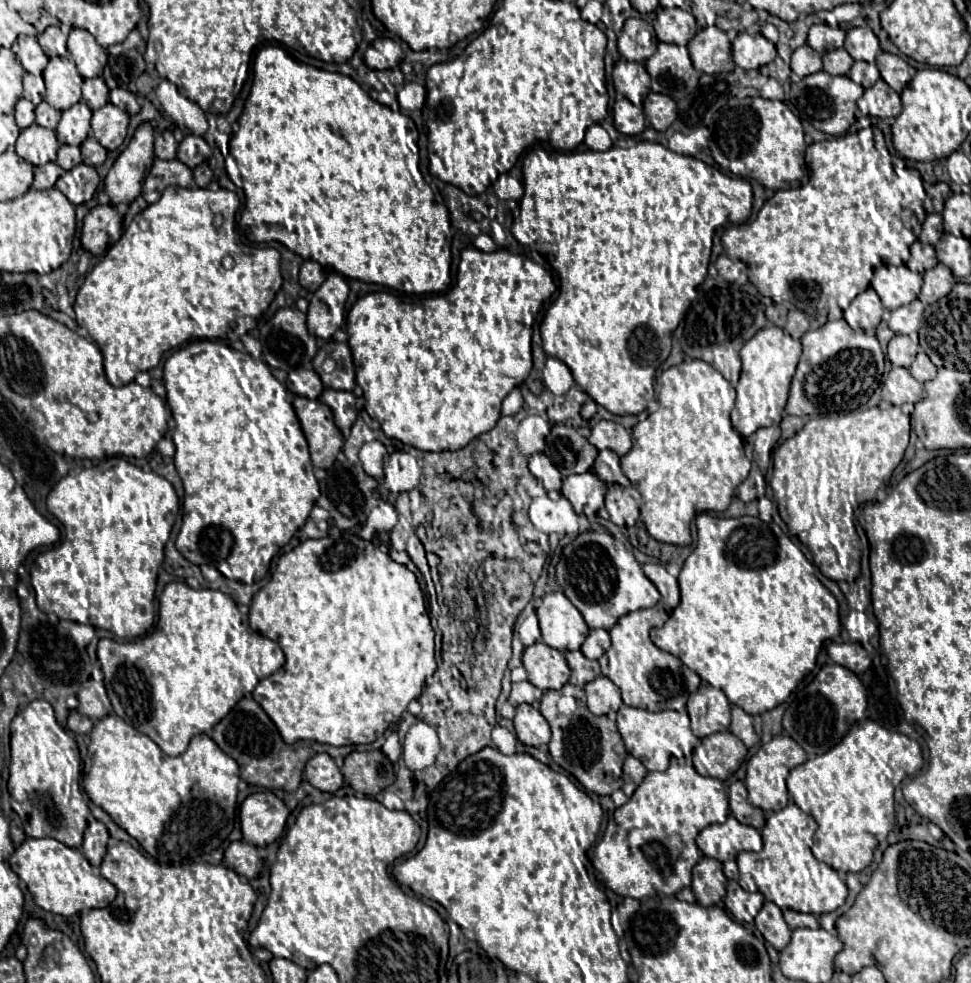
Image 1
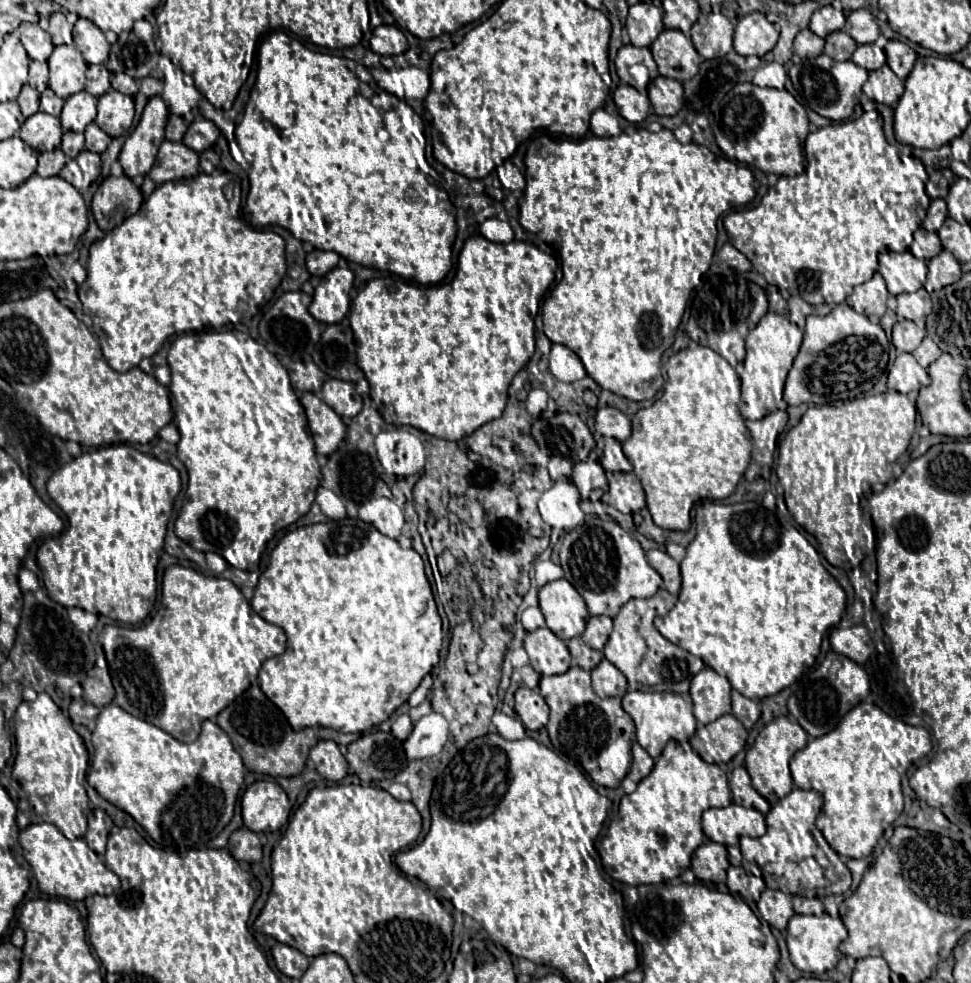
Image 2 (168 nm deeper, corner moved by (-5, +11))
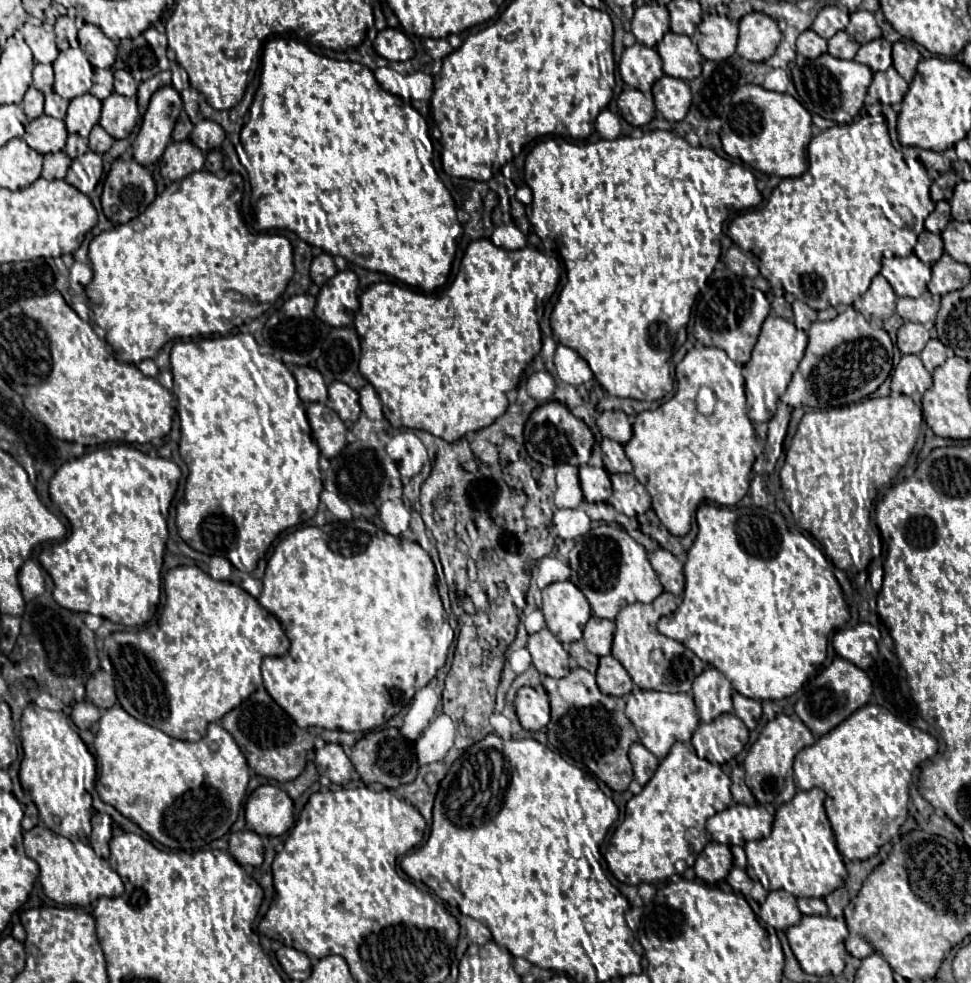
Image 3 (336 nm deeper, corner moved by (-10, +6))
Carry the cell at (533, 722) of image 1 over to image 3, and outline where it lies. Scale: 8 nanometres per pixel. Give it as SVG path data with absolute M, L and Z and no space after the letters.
M521 687L515 697L515 707L519 723L527 731L539 731L549 723L549 699L545 691Z

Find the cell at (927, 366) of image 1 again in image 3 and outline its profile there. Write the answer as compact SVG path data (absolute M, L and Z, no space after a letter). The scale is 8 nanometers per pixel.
M931 339L931 341L925 345L925 349L921 351L919 357L921 357L925 369L927 369L927 371L933 371L935 367L943 365L943 361L947 359L947 349L945 349L945 345L943 345L939 339Z

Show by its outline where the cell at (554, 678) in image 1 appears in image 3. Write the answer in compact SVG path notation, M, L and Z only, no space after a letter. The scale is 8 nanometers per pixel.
M545 627L539 633L529 635L527 649L533 657L533 665L539 673L549 677L567 677L569 673L569 653L561 641Z

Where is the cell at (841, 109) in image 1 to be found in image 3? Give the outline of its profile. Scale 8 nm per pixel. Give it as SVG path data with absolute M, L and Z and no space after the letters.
M823 53L813 61L805 61L803 67L795 67L791 73L793 73L793 81L799 93L801 105L811 113L837 121L841 125L851 123L853 117L859 113L873 79L873 71L867 69L867 65L859 65L857 61L837 59L837 57L831 57L829 53Z

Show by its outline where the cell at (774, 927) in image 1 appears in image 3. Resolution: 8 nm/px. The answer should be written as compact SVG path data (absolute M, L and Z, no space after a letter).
M779 889L779 891L769 891L765 903L761 905L759 917L773 929L785 931L787 927L799 923L801 913L797 909L797 899L791 893Z

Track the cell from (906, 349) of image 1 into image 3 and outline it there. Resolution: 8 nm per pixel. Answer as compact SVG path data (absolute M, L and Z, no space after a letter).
M905 323L897 331L897 347L903 355L919 355L929 339L929 331L921 323Z

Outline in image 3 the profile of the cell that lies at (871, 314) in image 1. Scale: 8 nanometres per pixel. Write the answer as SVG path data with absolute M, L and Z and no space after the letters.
M875 275L871 281L871 287L861 297L863 309L871 317L879 317L883 321L895 313L895 303L897 303L897 295L883 275Z

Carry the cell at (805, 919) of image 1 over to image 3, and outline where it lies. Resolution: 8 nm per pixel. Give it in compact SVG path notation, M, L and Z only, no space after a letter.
M799 899L797 905L803 915L827 915L827 905L823 899Z

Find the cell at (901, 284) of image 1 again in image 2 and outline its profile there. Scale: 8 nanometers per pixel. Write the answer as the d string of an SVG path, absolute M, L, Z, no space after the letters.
M882 252L878 256L878 272L886 280L888 292L898 296L902 292L916 292L926 280L926 262L910 252Z

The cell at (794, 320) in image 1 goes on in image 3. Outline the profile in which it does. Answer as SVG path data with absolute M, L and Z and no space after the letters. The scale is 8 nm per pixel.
M796 300L792 303L792 310L795 313L793 321L799 329L809 331L809 325L817 319L817 311L813 311L811 307L807 307L803 301Z

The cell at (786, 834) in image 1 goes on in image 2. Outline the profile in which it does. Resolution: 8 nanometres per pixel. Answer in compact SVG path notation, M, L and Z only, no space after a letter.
M794 788L766 814L766 834L762 838L740 839L740 850L744 860L753 860L750 873L764 878L768 888L782 890L786 894L798 894L806 898L824 898L830 894L844 894L850 888L852 876L846 864L824 840L816 828L816 816L822 808L822 794L816 790Z

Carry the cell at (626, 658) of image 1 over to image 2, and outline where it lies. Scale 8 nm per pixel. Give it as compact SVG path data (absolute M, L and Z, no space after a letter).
M660 588L650 600L628 600L614 616L614 630L604 646L604 656L626 676L628 690L668 690L686 694L690 680L704 668L704 662L666 640L652 624L656 616L664 616L674 604L674 594Z

